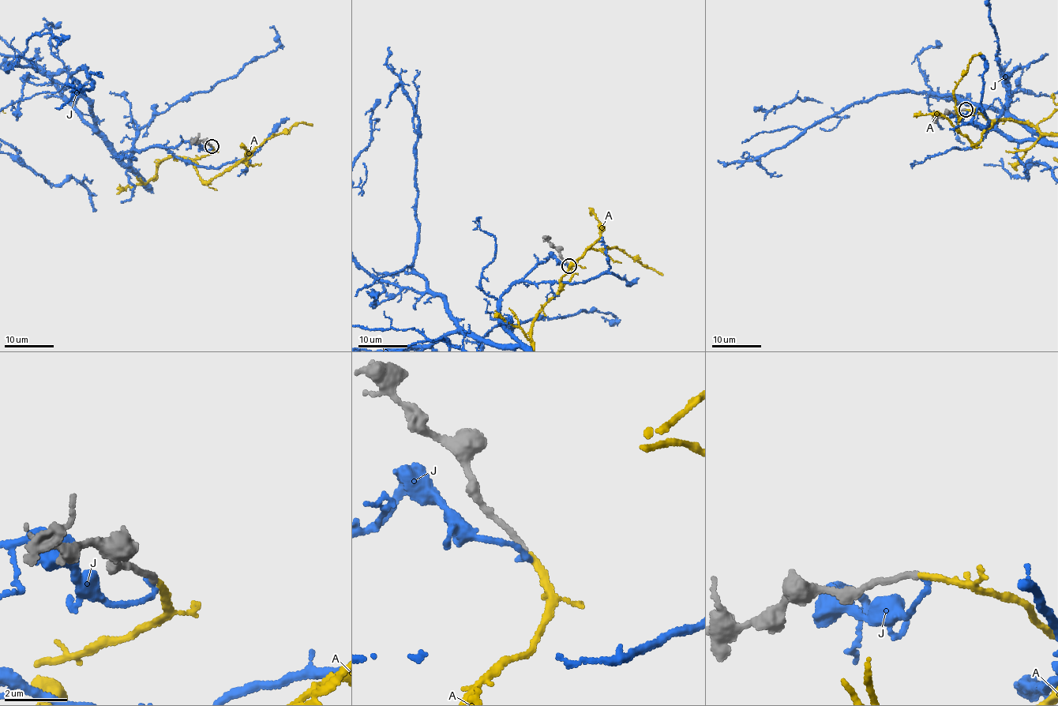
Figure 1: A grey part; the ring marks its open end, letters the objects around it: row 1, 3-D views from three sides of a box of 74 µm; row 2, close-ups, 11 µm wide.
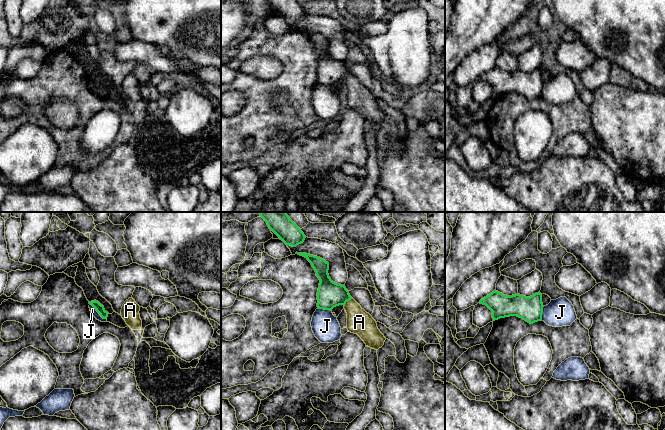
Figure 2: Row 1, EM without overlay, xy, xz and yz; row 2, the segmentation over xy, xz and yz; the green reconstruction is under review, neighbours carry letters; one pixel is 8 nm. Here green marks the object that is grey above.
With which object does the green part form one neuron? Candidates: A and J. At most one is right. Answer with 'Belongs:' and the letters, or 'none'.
Belongs: A

